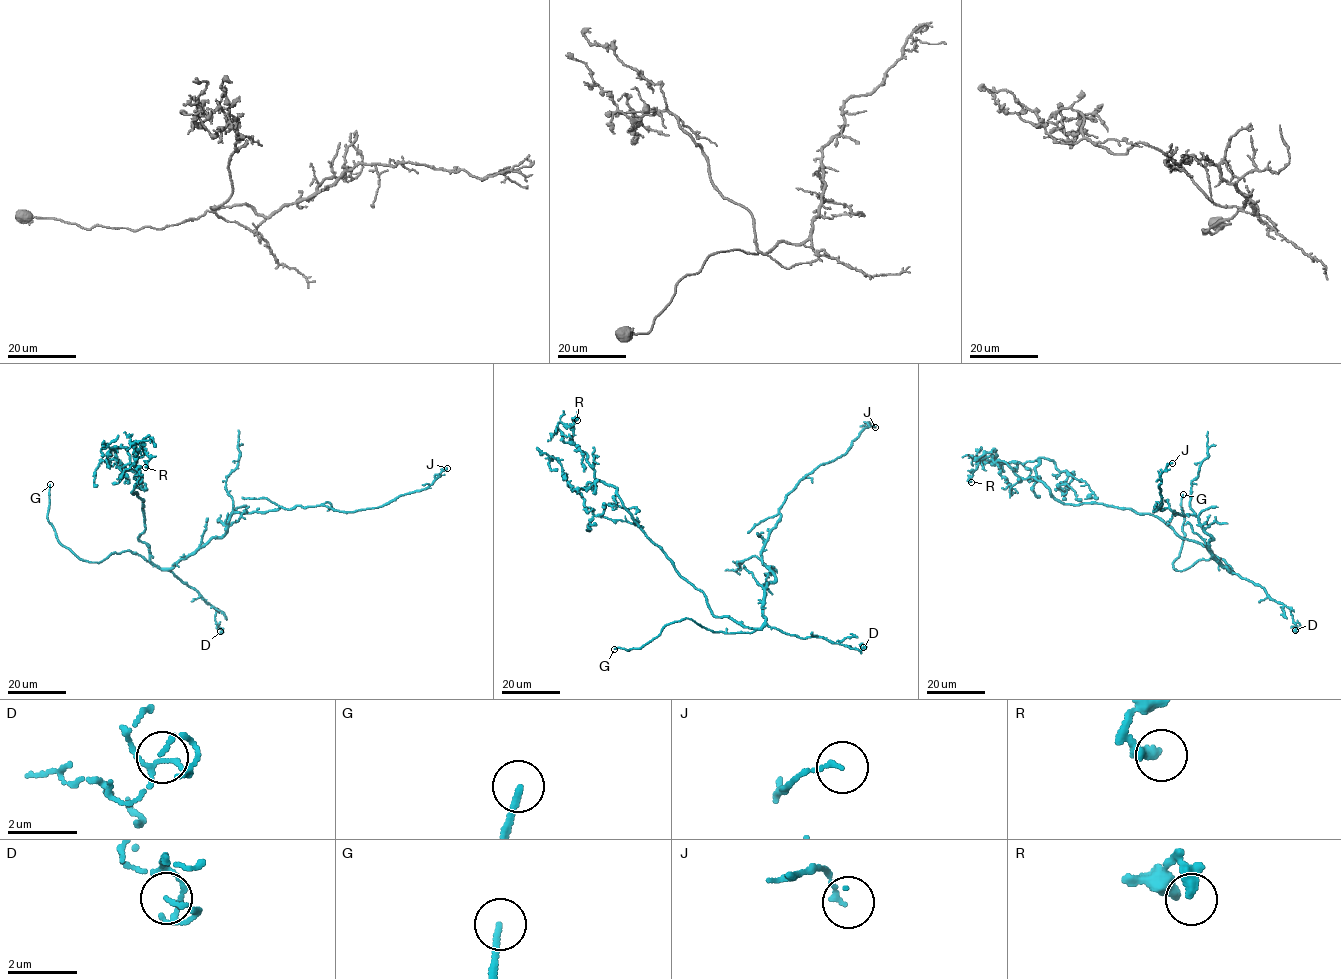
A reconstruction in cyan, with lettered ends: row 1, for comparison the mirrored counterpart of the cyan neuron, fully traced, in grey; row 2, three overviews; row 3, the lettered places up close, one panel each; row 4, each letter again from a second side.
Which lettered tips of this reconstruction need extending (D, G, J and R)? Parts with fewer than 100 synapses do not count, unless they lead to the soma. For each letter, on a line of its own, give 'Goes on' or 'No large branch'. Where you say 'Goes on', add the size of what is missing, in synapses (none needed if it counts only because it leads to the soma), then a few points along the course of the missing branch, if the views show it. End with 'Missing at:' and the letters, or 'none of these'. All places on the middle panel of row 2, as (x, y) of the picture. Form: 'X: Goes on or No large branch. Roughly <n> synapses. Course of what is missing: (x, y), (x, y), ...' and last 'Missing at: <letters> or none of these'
D: No large branch
G: Goes on. Course of what is missing: (614, 649), (608, 657), (597, 652), (591, 653), (591, 657)
J: No large branch
R: No large branch
Missing at: G

